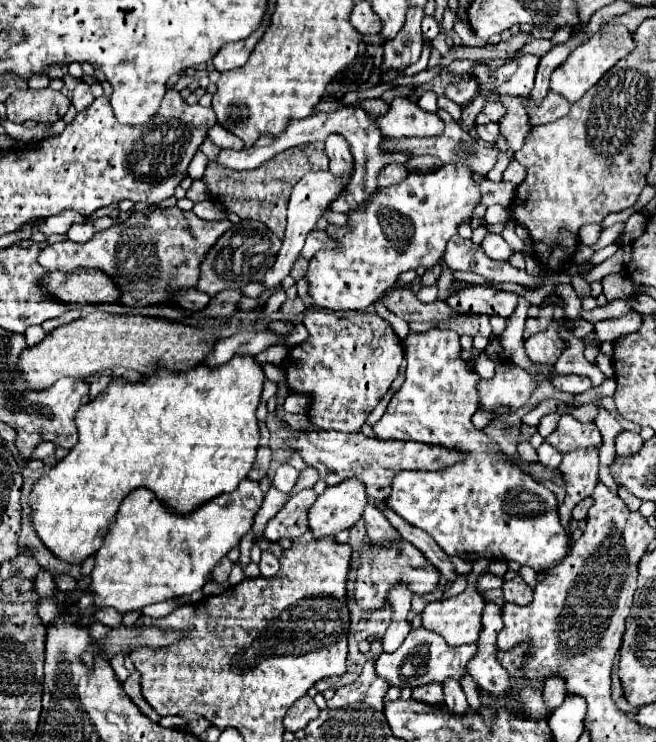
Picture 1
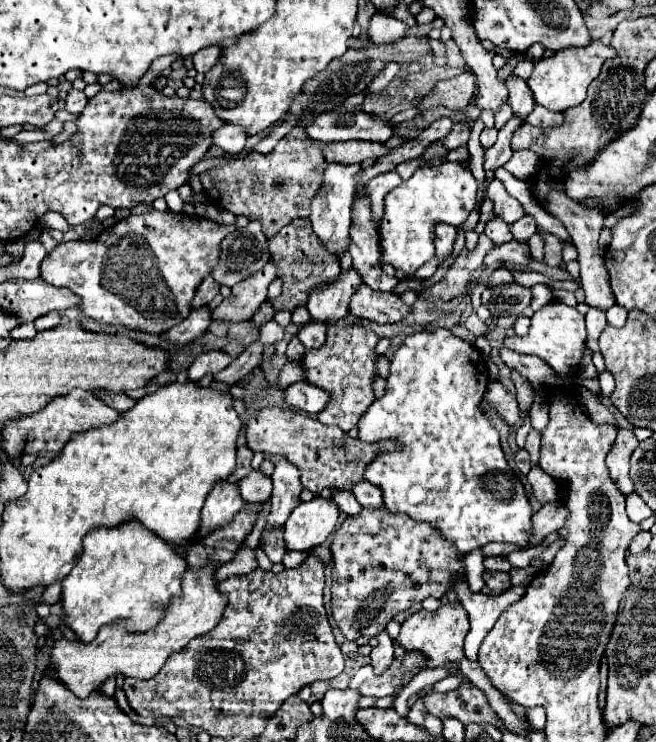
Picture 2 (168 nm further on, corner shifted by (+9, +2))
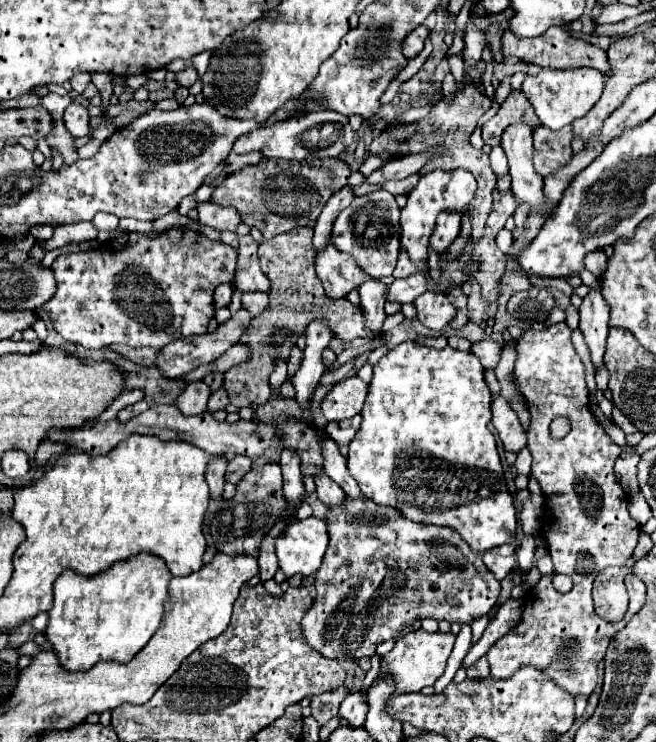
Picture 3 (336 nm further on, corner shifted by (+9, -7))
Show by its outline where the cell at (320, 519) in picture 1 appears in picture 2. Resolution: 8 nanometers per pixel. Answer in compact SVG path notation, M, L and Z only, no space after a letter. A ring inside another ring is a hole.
M314 496L310 502L302 502L300 506L296 506L292 510L292 516L288 516L288 524L284 524L286 548L304 552L304 550L310 550L310 548L322 544L328 538L328 534L336 528L338 516L340 516L340 508L336 506L336 502L332 498Z

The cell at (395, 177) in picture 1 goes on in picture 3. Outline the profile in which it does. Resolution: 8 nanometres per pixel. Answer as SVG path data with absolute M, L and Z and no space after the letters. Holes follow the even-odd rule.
M376 189L364 197L356 197L344 211L338 213L332 227L332 243L342 253L356 259L360 269L372 277L392 275L400 251L400 207L392 193Z

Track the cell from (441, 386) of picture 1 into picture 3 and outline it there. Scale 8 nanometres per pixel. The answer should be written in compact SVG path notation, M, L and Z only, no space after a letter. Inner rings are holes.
M414 341L400 343L398 347L394 347L386 357L382 357L374 365L374 377L370 381L368 397L366 397L366 403L362 407L362 423L360 423L360 429L358 429L356 437L352 439L352 443L349 445L347 468L350 475L356 479L356 483L360 485L362 493L368 499L376 501L378 505L396 507L410 521L450 527L450 529L458 531L462 535L462 539L470 545L470 549L476 551L476 553L484 553L488 549L494 549L494 547L500 547L500 545L508 543L508 541L514 539L516 529L518 529L518 511L514 507L512 493L508 491L506 481L504 481L504 471L502 471L502 465L500 465L500 457L498 457L498 449L496 449L496 439L494 439L492 431L486 427L490 423L490 419L492 419L490 405L492 405L492 395L490 395L488 385L484 383L484 367L480 365L480 361L472 353L456 351L452 347L446 347L442 351L432 349L432 347L424 347L424 345L418 347Z

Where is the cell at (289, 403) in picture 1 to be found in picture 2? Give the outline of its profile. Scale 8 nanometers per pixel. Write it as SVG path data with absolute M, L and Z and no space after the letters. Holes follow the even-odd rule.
M296 382L284 390L284 402L282 404L288 408L294 408L298 412L316 416L326 406L328 400L330 400L330 396L322 388L312 386L308 382Z

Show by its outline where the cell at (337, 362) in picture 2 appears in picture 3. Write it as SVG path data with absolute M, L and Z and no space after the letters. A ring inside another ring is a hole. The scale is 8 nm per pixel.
M360 415L352 419L344 419L344 421L330 421L326 427L326 433L330 439L338 443L338 447L344 447L344 445L350 445L358 427L360 427Z

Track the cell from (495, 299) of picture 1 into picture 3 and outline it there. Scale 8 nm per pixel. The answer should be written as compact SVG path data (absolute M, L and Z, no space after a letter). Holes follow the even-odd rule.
M530 287L526 291L516 293L508 301L508 313L522 323L546 323L550 311L556 307L554 295L548 289Z

